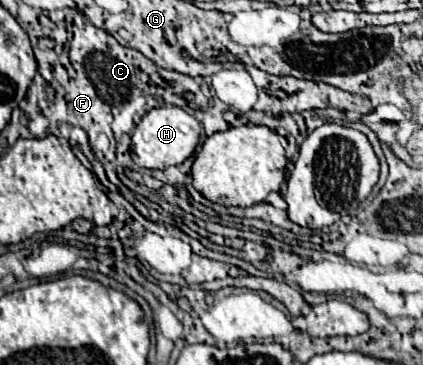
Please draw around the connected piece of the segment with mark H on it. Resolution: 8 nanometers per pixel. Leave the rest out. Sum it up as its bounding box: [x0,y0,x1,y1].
[131,105,201,169]

